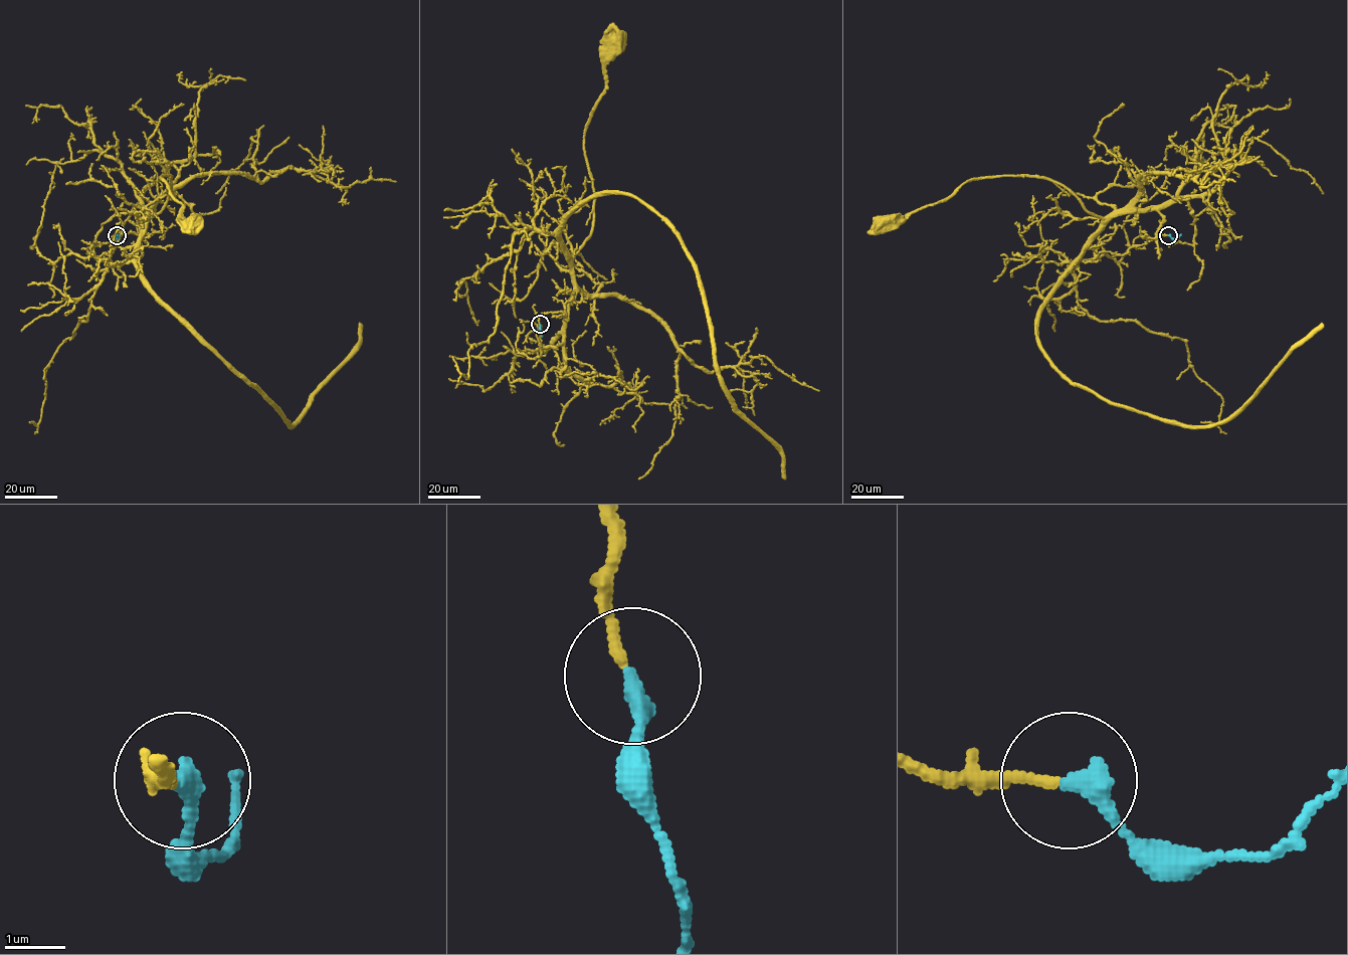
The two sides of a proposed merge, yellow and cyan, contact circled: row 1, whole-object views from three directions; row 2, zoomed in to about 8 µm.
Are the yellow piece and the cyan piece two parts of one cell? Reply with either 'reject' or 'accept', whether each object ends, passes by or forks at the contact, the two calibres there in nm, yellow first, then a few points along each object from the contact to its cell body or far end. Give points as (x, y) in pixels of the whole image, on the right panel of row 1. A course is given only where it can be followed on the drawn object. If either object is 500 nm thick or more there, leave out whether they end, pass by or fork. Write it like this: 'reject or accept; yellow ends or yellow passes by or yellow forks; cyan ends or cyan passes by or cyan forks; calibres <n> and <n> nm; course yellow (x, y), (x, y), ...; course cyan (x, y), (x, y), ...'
accept; yellow ends; cyan ends; calibres 150 and 360 nm; course yellow (1168, 235), (1156, 233), (1162, 216), (1155, 209), (1100, 218), (1058, 183), (1029, 176), (976, 178), (890, 222); course cyan (1168, 235), (1177, 238), (1181, 233)

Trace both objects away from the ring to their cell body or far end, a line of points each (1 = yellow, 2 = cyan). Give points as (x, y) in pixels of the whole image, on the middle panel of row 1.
1: (539, 324), (550, 312), (567, 318), (573, 255), (592, 227), (585, 132), (616, 45)
2: (540, 324), (542, 337)

